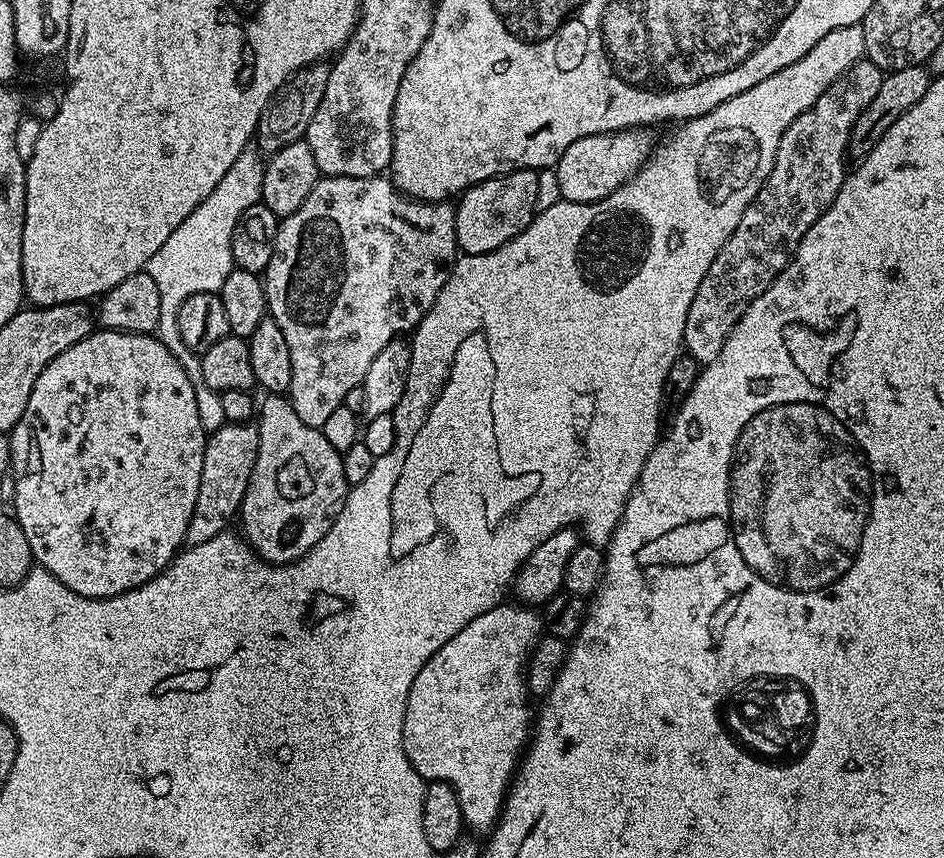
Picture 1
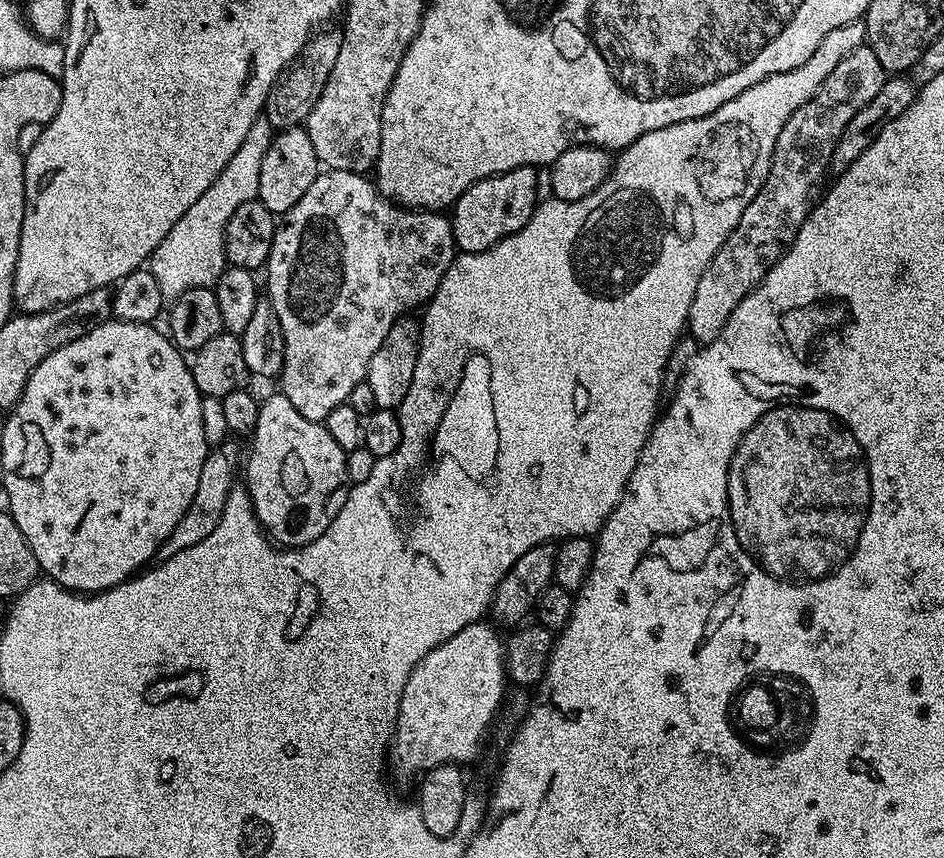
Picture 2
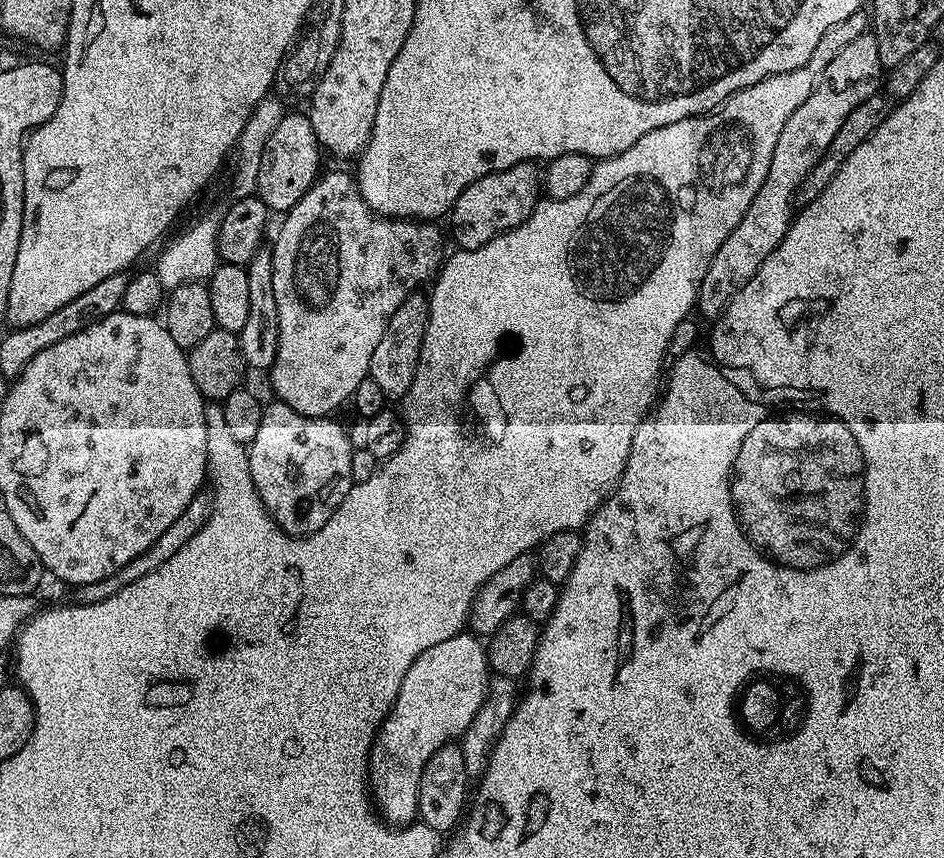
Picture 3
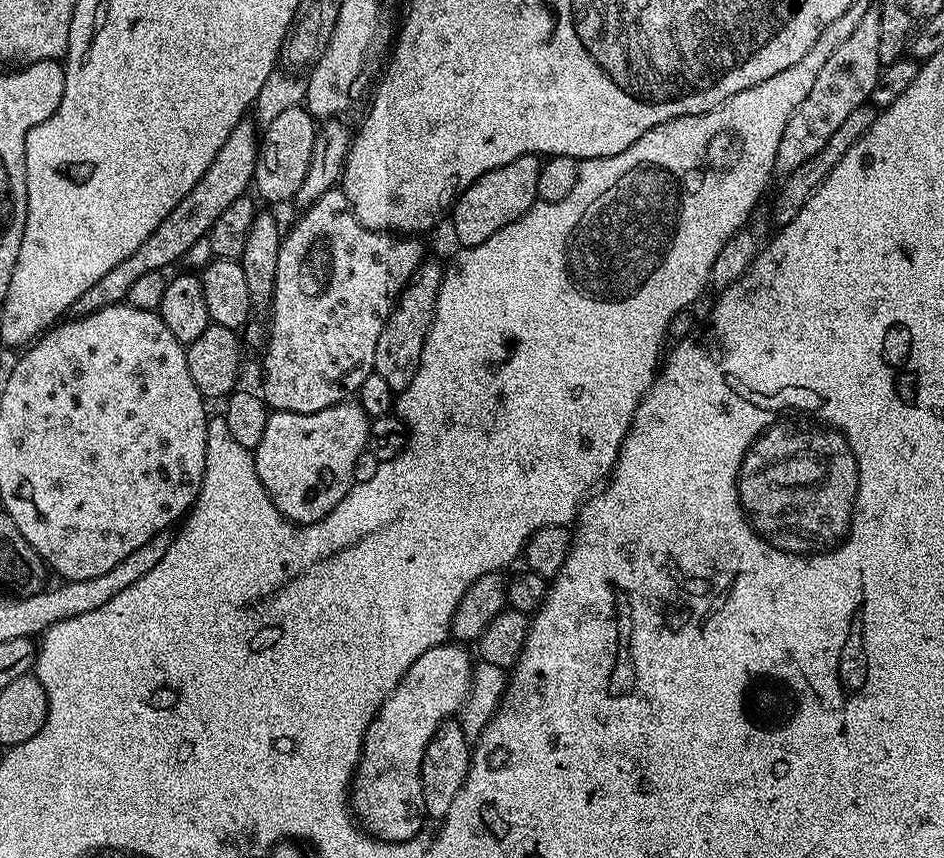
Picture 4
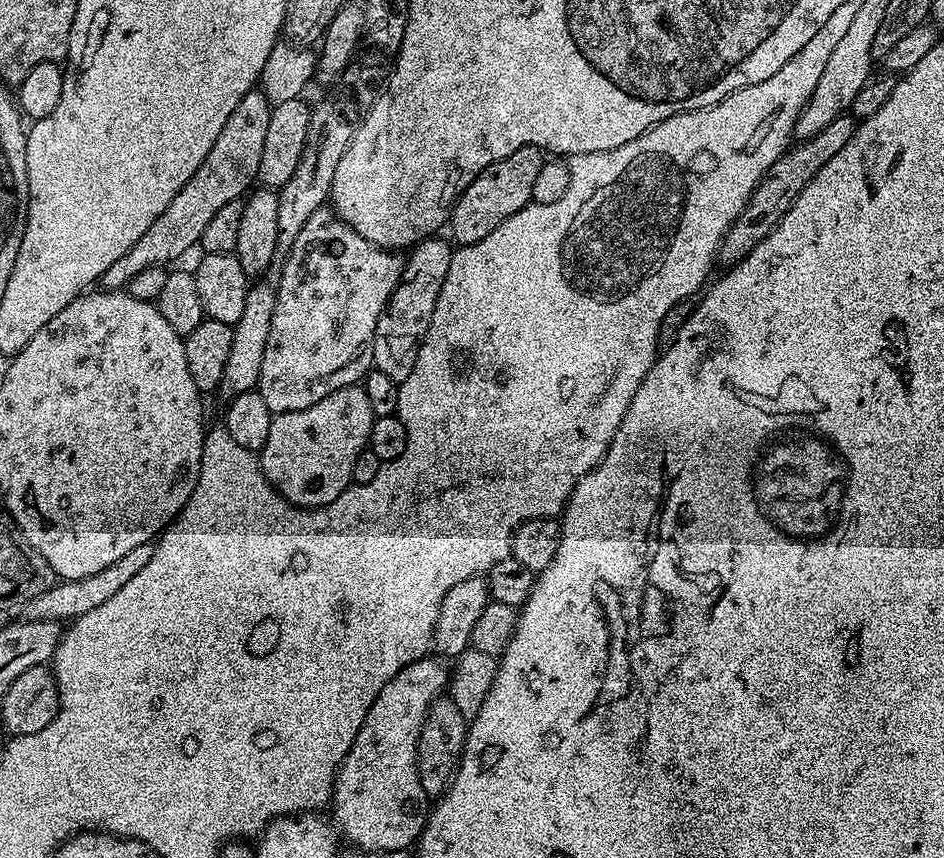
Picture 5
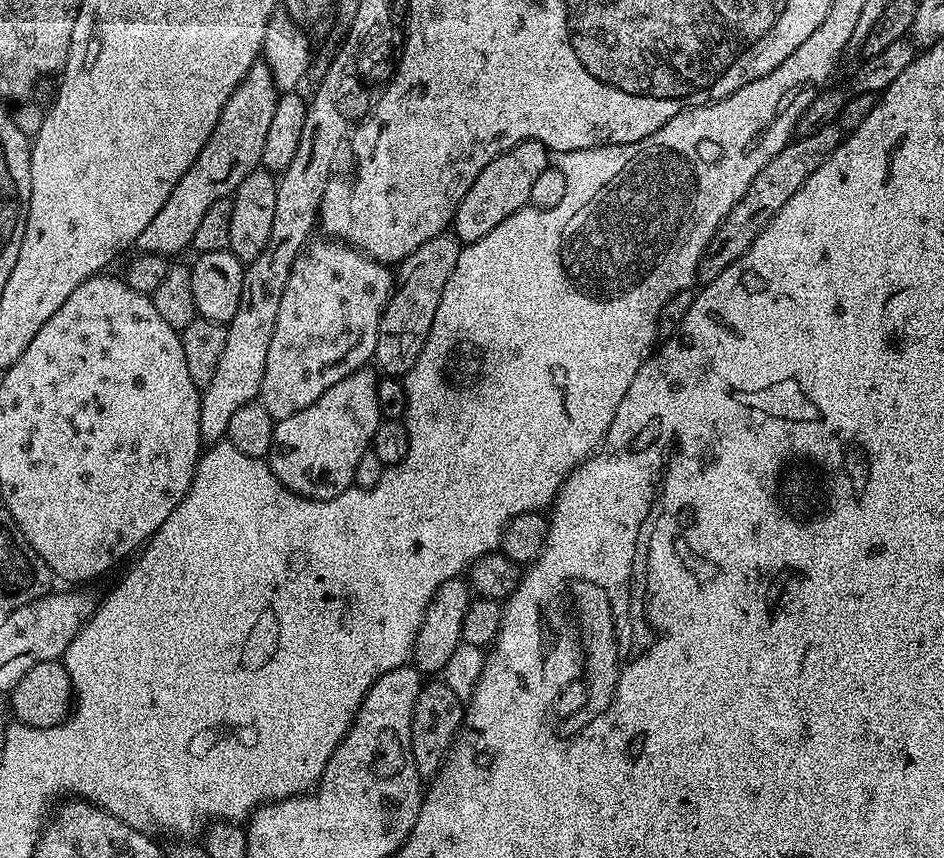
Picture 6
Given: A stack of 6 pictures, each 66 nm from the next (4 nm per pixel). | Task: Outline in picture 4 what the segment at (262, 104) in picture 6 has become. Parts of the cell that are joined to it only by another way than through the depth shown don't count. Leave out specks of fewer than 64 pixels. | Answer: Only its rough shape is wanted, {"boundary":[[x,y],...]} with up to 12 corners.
{"boundary":[[257,125],[230,130],[194,190],[158,230],[70,309],[127,301],[142,274],[164,272],[253,187]]}

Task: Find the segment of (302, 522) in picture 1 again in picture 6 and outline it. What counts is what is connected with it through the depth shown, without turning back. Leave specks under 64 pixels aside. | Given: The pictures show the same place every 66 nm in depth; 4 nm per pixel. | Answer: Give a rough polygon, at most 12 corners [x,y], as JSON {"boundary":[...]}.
{"boundary":[[365,366],[276,421],[266,463],[294,494],[353,487],[371,449],[377,373]]}

